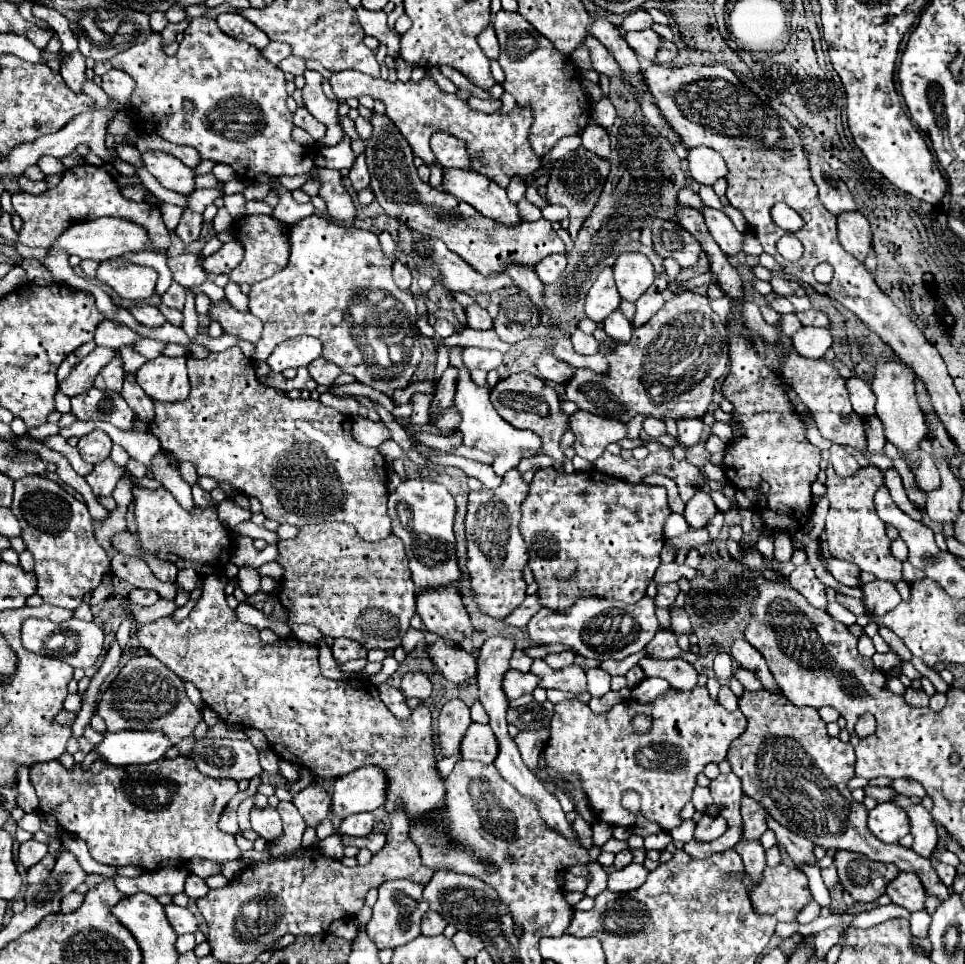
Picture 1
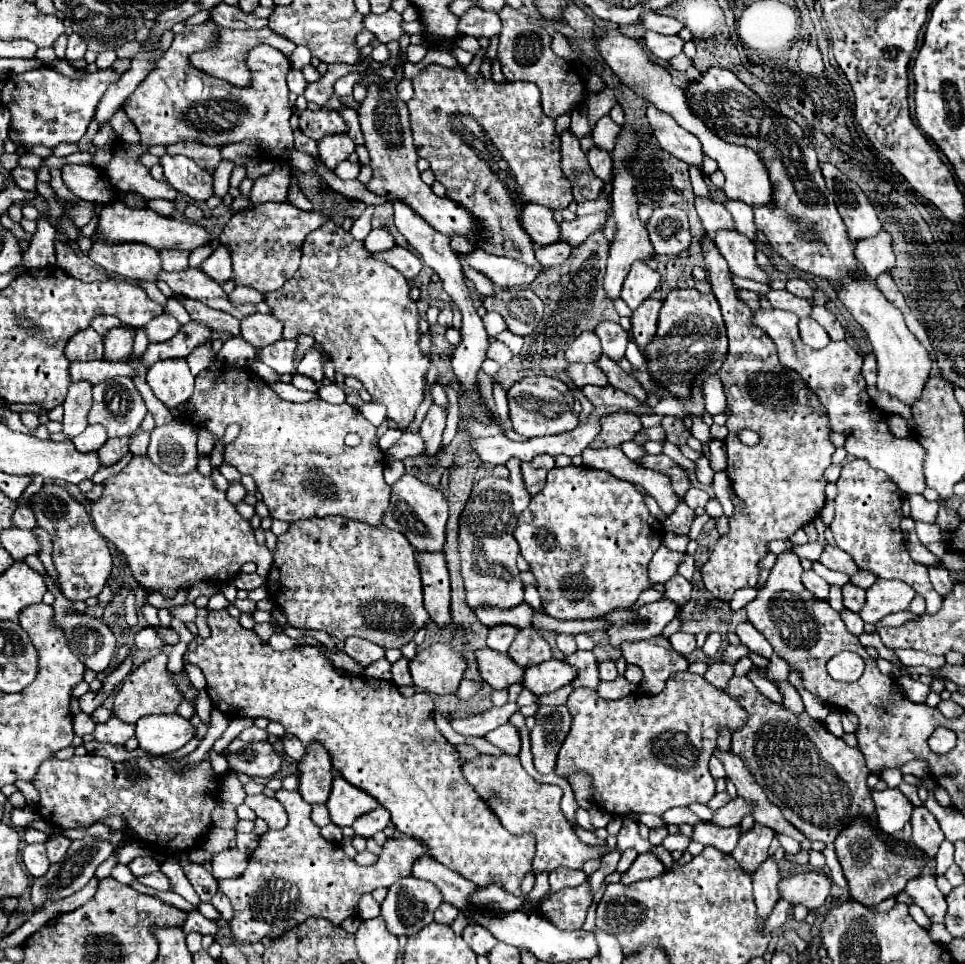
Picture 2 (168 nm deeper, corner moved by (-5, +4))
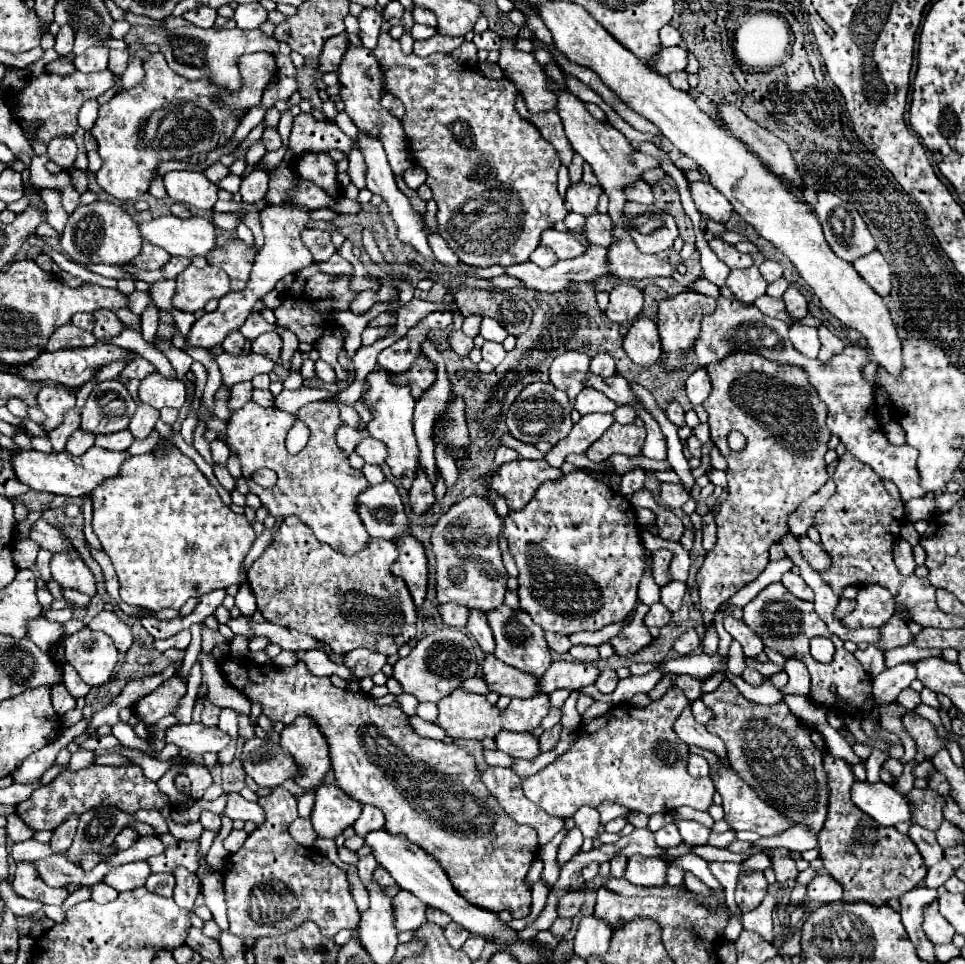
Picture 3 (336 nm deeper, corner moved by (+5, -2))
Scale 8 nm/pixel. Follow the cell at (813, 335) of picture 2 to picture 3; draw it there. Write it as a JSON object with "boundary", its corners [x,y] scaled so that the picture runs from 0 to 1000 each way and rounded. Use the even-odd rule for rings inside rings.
{"boundary":[[[821,337],[819,339],[819,354],[821,358],[831,364],[835,370],[844,372],[850,364],[850,354],[848,354],[848,345],[844,339],[835,339],[835,337]]]}

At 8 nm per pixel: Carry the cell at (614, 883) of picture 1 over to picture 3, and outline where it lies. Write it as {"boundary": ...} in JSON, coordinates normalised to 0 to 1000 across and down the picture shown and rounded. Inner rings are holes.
{"boundary":[[[653,889],[647,912],[657,918],[684,920],[690,916],[690,901],[692,901],[692,897],[686,891]]]}

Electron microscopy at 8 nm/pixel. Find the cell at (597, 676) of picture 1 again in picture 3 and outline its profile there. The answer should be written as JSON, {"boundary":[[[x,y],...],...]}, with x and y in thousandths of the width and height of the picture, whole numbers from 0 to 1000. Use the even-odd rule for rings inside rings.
{"boundary":[[[626,694],[622,700],[620,700],[620,704],[618,704],[618,715],[622,717],[622,719],[634,719],[636,715],[638,715],[638,709],[640,709],[640,702],[638,702],[638,696],[634,696],[634,694]]]}

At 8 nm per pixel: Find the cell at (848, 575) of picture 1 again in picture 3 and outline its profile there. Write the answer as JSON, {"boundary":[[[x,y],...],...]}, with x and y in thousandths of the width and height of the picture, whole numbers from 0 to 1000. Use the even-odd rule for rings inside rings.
{"boundary":[[[835,555],[833,557],[827,557],[827,561],[829,561],[831,578],[841,586],[841,590],[846,590],[846,592],[852,594],[852,592],[856,592],[862,586],[862,580],[856,576],[856,572],[850,565],[841,563]]]}

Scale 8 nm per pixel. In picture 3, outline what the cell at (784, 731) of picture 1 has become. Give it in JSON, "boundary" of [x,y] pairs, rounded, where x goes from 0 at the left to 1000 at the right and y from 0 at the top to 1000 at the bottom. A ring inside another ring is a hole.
{"boundary":[[[756,706],[727,721],[727,727],[740,740],[740,748],[736,748],[732,756],[752,771],[756,794],[767,808],[771,808],[788,829],[810,841],[817,852],[835,856],[848,866],[854,858],[860,829],[858,802],[854,800],[856,771],[852,762],[823,744],[812,729],[798,733],[779,729]]]}

